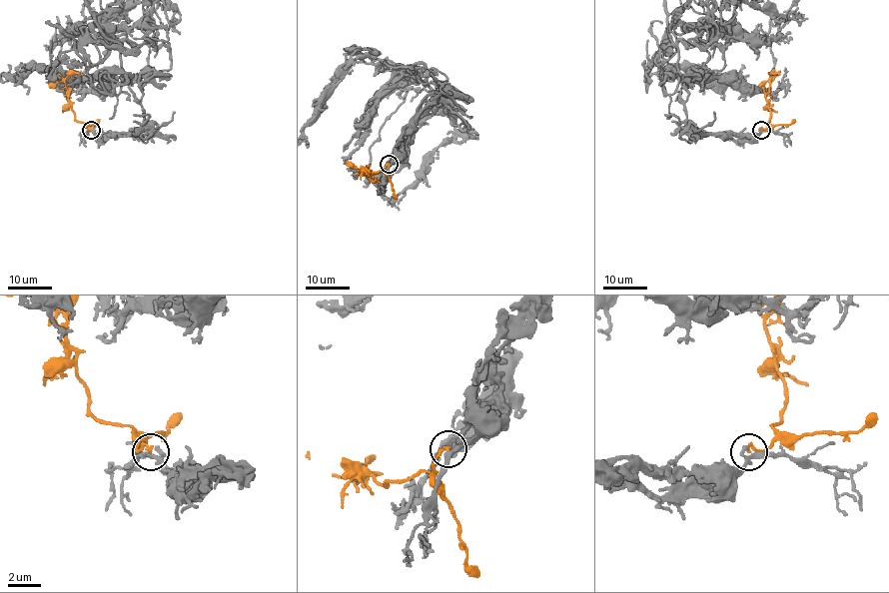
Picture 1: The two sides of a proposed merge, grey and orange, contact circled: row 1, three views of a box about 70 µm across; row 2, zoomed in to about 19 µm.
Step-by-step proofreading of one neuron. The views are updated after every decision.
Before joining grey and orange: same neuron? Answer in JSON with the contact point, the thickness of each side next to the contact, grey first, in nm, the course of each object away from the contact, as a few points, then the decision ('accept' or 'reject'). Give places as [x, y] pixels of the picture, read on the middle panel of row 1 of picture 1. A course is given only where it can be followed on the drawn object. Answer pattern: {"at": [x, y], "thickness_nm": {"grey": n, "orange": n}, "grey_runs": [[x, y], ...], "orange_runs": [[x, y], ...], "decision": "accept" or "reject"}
{"at": [389, 164], "thickness_nm": {"grey": 200, "orange": 180}, "orange_runs": [[389, 163], [384, 170], [371, 173], [367, 168], [363, 172], [373, 181], [380, 182]], "decision": "accept"}

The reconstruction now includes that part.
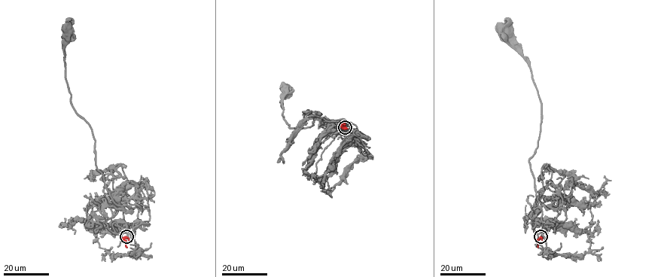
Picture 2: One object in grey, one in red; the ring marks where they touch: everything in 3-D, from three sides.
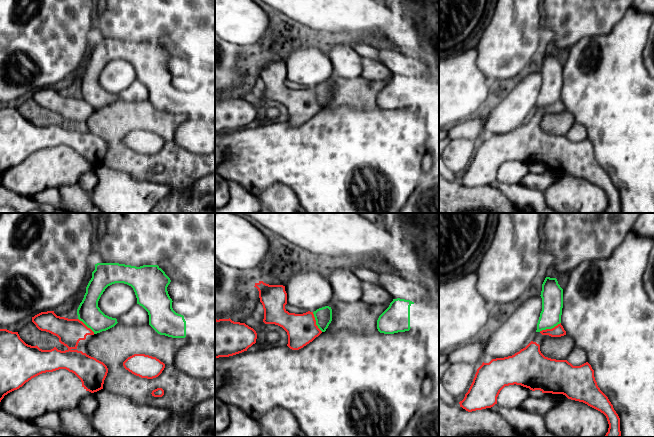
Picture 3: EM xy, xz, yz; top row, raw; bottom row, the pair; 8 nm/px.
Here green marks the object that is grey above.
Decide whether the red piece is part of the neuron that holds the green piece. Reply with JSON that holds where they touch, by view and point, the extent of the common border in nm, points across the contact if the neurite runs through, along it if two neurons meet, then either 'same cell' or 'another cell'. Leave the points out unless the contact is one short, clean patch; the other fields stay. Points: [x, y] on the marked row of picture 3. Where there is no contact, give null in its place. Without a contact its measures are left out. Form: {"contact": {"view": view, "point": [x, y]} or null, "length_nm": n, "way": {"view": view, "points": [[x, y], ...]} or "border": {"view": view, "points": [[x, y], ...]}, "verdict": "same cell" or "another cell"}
{"contact": {"view": "yz", "point": [549, 328]}, "length_nm": 190, "way": {"view": "yz", "points": [[552, 297], [549, 328], [558, 331]]}, "verdict": "same cell"}

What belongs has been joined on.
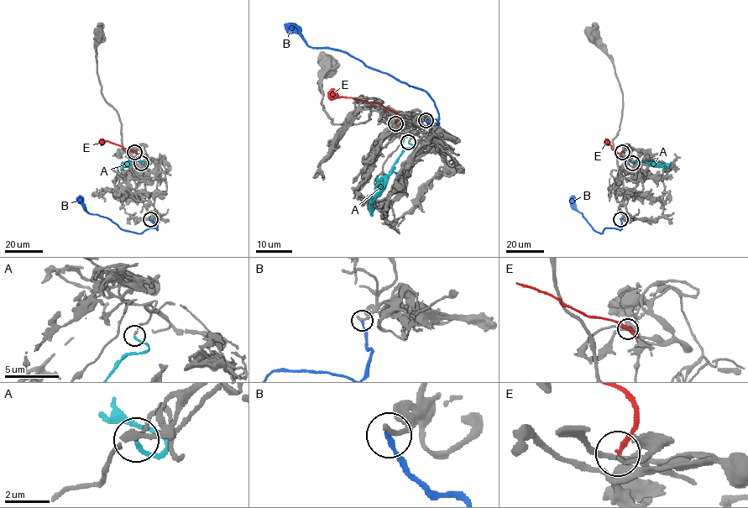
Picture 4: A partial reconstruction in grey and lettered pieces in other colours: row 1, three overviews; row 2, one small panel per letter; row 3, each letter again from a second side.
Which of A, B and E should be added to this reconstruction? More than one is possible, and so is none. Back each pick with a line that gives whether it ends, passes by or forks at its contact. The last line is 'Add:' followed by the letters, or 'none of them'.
A: it ends there
Add: A

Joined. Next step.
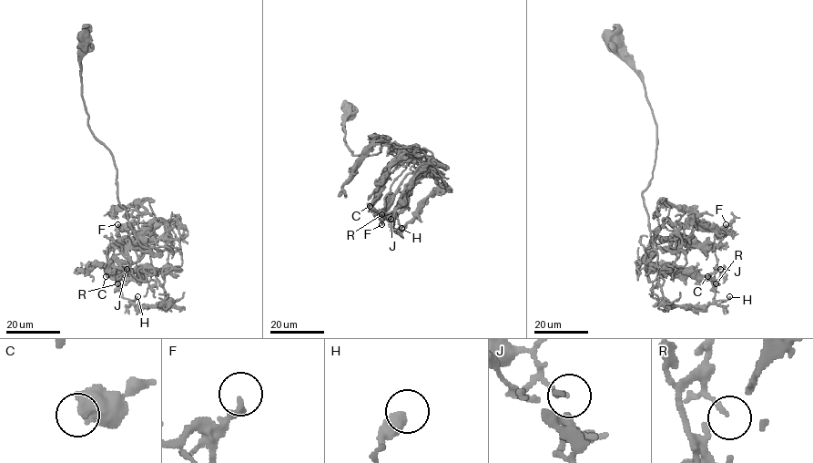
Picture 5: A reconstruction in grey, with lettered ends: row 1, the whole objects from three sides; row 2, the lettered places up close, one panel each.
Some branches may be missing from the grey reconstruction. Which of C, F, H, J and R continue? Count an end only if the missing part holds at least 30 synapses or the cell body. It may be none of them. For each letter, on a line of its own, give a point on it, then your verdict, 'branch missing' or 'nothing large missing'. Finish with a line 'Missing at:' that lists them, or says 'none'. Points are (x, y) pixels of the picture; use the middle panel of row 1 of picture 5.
C: at (370, 206); branch missing
F: at (381, 224); nothing large missing
H: at (401, 228); nothing large missing
J: at (391, 219); nothing large missing
R: at (381, 214); nothing large missing
Missing at: C

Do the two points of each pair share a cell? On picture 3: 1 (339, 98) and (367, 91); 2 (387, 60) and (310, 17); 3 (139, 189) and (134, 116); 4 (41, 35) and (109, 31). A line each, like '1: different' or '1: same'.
1: same
2: different
3: different
4: different

